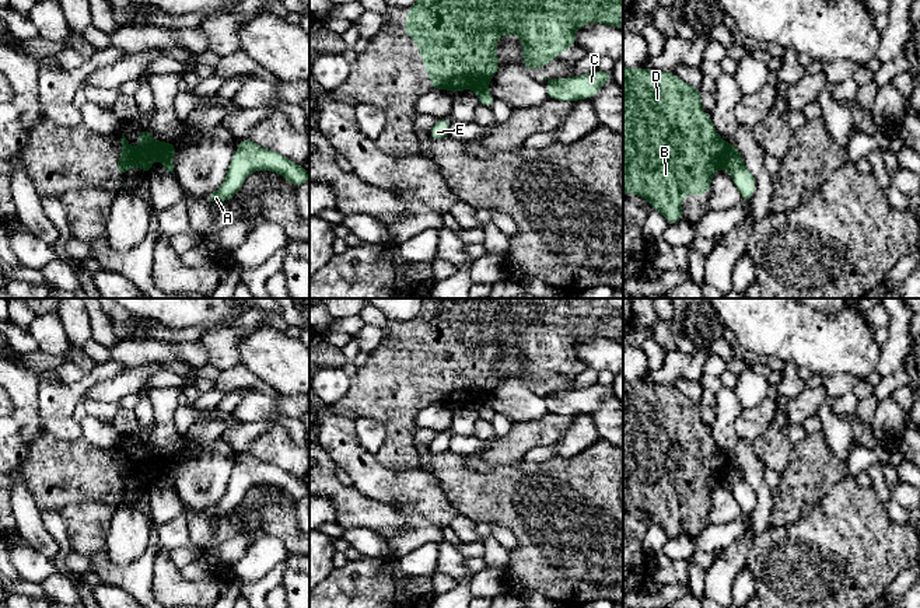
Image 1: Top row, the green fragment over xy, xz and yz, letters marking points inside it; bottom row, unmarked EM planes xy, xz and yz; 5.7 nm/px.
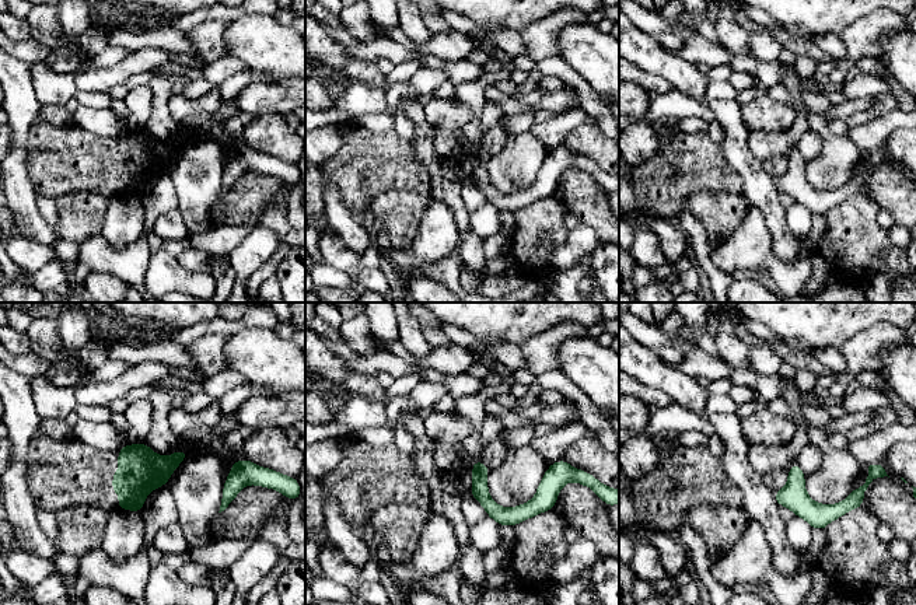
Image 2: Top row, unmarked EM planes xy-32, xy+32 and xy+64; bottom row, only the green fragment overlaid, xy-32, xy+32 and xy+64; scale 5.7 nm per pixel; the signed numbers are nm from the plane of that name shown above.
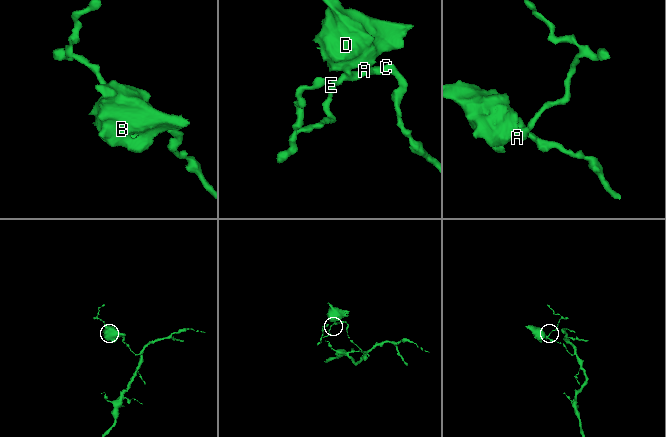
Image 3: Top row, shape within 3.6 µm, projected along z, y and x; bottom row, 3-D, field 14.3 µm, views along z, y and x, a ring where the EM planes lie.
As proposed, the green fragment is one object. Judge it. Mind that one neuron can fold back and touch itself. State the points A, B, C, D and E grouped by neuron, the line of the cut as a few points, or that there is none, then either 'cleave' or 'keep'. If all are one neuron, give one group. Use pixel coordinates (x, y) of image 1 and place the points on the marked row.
A C E / B D | yz (730, 144), (724, 167) | cleave

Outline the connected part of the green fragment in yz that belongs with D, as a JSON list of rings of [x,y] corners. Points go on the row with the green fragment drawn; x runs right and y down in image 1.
[[[623,66],[623,193],[648,200],[668,224],[683,219],[682,199],[686,195],[709,195],[713,175],[725,168],[730,143],[720,137],[711,118],[702,109],[700,88],[679,80],[674,71]]]

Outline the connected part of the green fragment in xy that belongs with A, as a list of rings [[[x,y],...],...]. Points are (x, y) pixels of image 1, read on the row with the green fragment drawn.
[[[249,137],[238,141],[238,150],[231,158],[223,185],[206,196],[209,203],[227,202],[242,188],[248,175],[255,171],[280,174],[295,188],[308,182],[305,167],[293,163],[274,150],[258,146]]]

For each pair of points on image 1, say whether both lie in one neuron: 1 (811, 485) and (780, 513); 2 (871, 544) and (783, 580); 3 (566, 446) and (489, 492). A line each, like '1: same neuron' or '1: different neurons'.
1: same neuron
2: same neuron
3: different neurons

